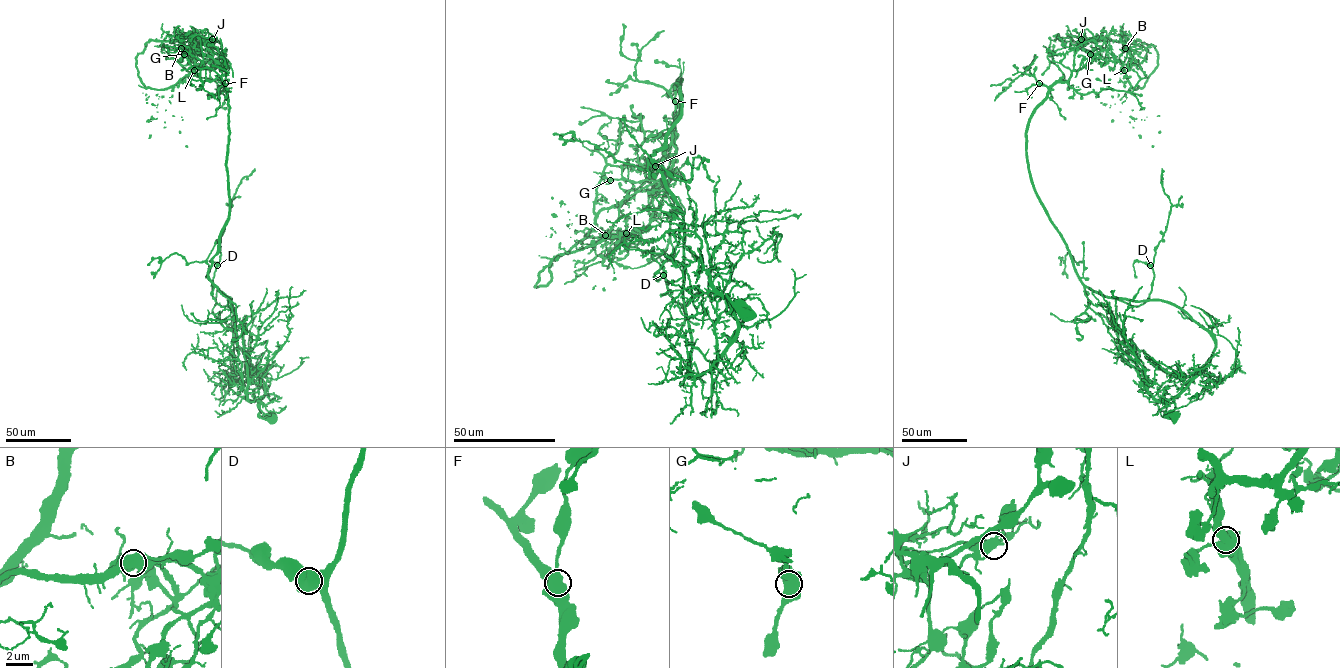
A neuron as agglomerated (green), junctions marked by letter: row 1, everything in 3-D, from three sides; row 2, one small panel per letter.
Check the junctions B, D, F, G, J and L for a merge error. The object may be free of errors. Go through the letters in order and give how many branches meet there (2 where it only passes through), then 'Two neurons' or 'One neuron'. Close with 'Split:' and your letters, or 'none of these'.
B: Branches: 4. Two neurons
D: Branches: 3. One neuron
F: Branches: 3. One neuron
G: Branches: 3. One neuron
J: Branches: 4. One neuron
L: Branches: 3. One neuron
Split: B

